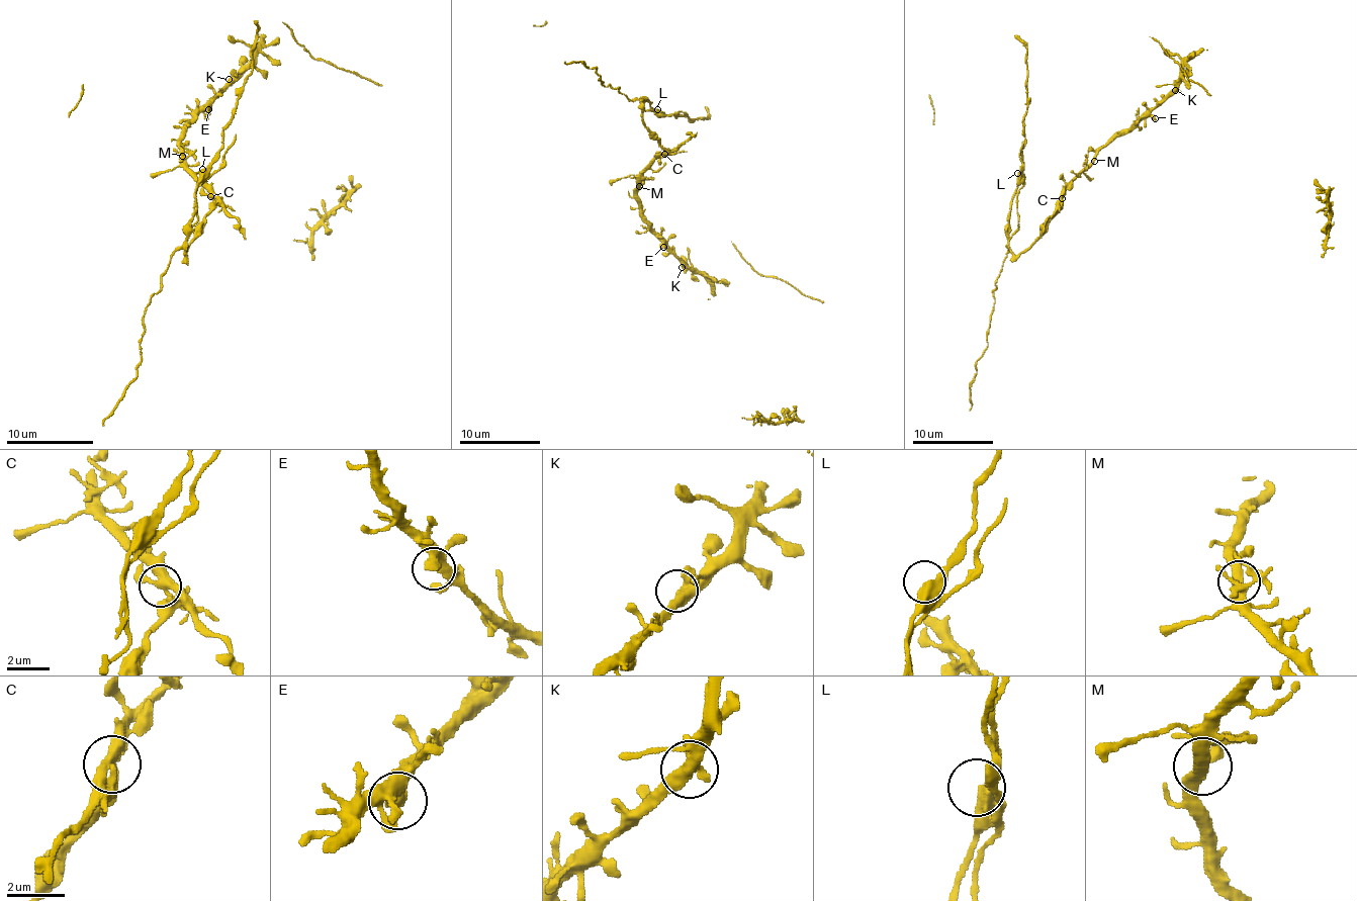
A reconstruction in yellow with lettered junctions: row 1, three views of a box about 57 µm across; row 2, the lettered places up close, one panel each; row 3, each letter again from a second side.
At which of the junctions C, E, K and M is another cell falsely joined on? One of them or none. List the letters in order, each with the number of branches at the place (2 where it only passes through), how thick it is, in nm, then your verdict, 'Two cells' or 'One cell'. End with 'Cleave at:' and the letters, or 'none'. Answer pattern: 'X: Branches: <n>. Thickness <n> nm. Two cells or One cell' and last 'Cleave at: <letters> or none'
C: Branches: 2. Thickness 400 nm. Two cells
E: Branches: 1. Thickness 400 nm. One cell
K: Branches: 3. Thickness 380 nm. One cell
M: Branches: 2. Thickness 360 nm. One cell
Cleave at: C

